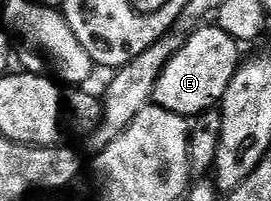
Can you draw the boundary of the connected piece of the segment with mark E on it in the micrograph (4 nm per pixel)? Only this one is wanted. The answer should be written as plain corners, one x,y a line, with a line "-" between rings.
201,24
194,30
197,31
186,37
179,52
175,52
167,68
163,68
153,92
156,105
182,116
196,116
204,110
214,109
227,92
227,84
231,84
237,67
243,61
242,47
216,24

